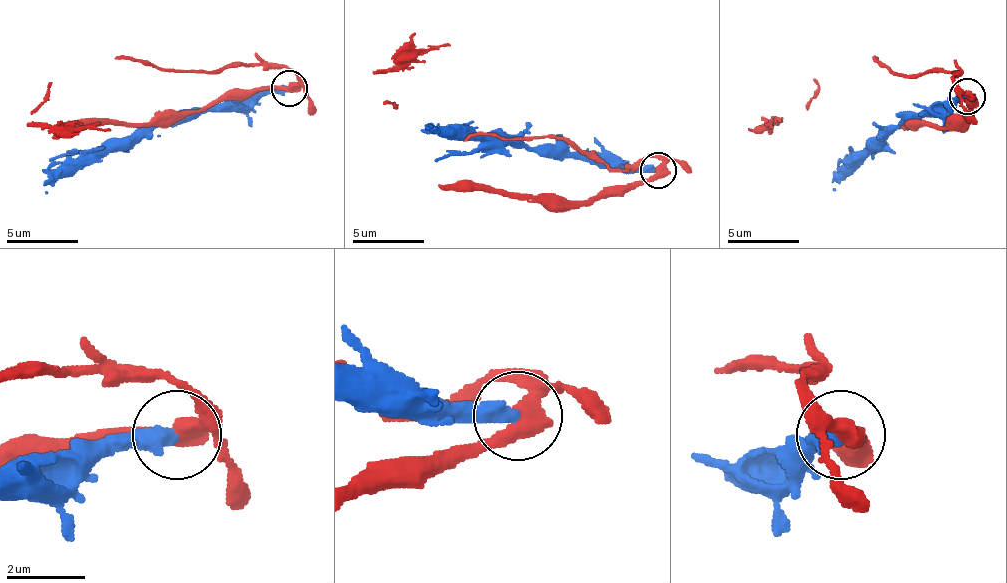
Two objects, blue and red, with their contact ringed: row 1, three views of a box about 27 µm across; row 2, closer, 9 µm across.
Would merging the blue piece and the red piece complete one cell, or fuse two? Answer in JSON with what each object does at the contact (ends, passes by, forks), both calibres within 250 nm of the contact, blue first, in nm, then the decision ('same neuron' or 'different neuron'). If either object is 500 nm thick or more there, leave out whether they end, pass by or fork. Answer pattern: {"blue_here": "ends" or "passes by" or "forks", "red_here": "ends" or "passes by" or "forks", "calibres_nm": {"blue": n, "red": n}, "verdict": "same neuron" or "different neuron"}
{"blue_here": "ends", "red_here": "forks", "calibres_nm": {"blue": 440, "red": 380}, "verdict": "different neuron"}

